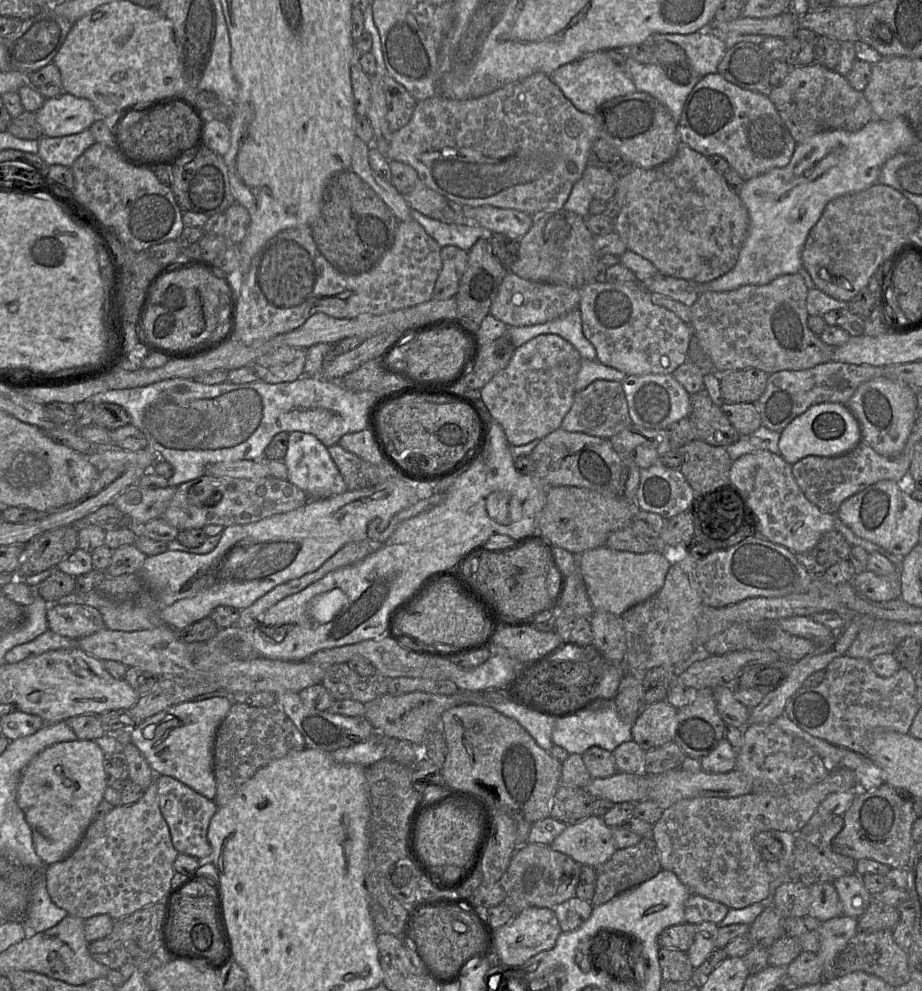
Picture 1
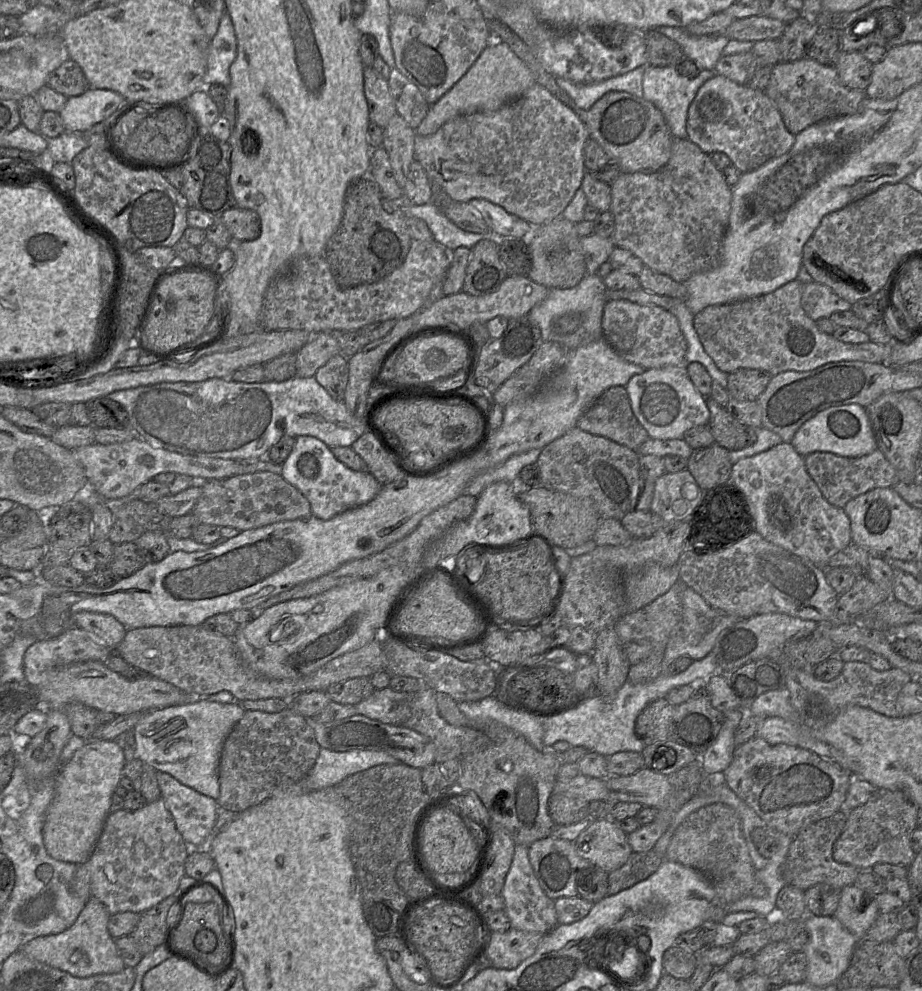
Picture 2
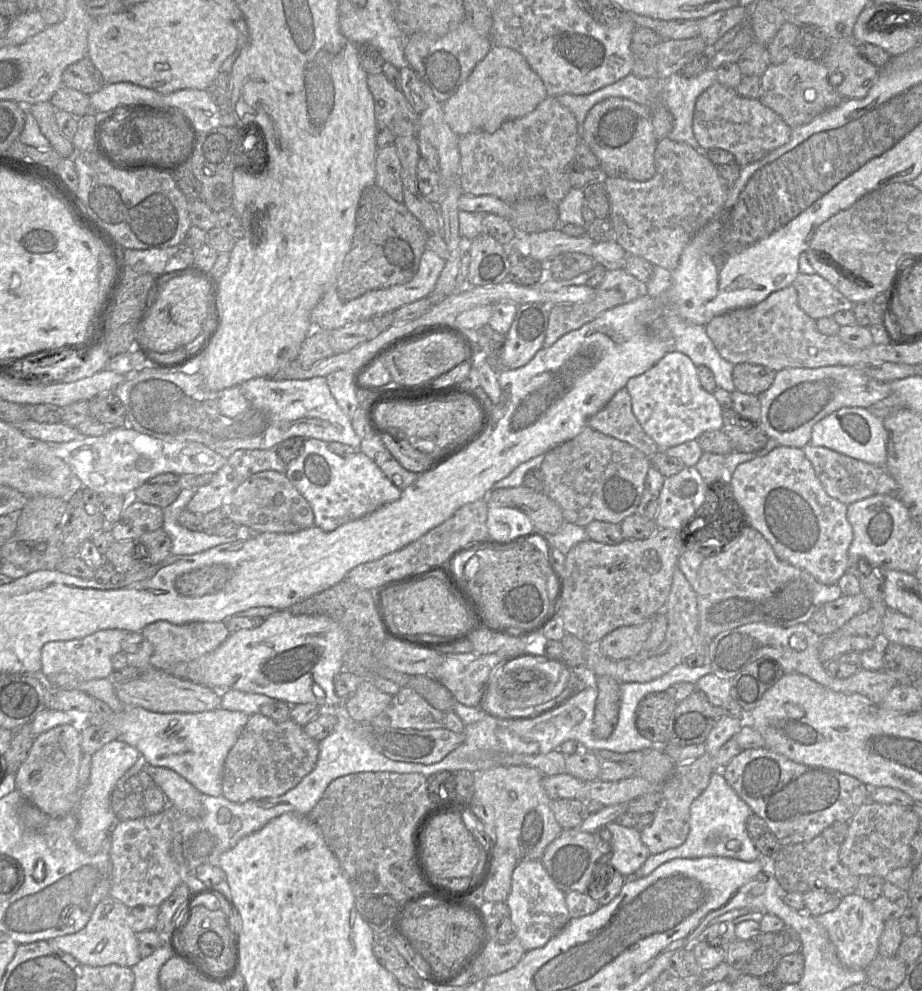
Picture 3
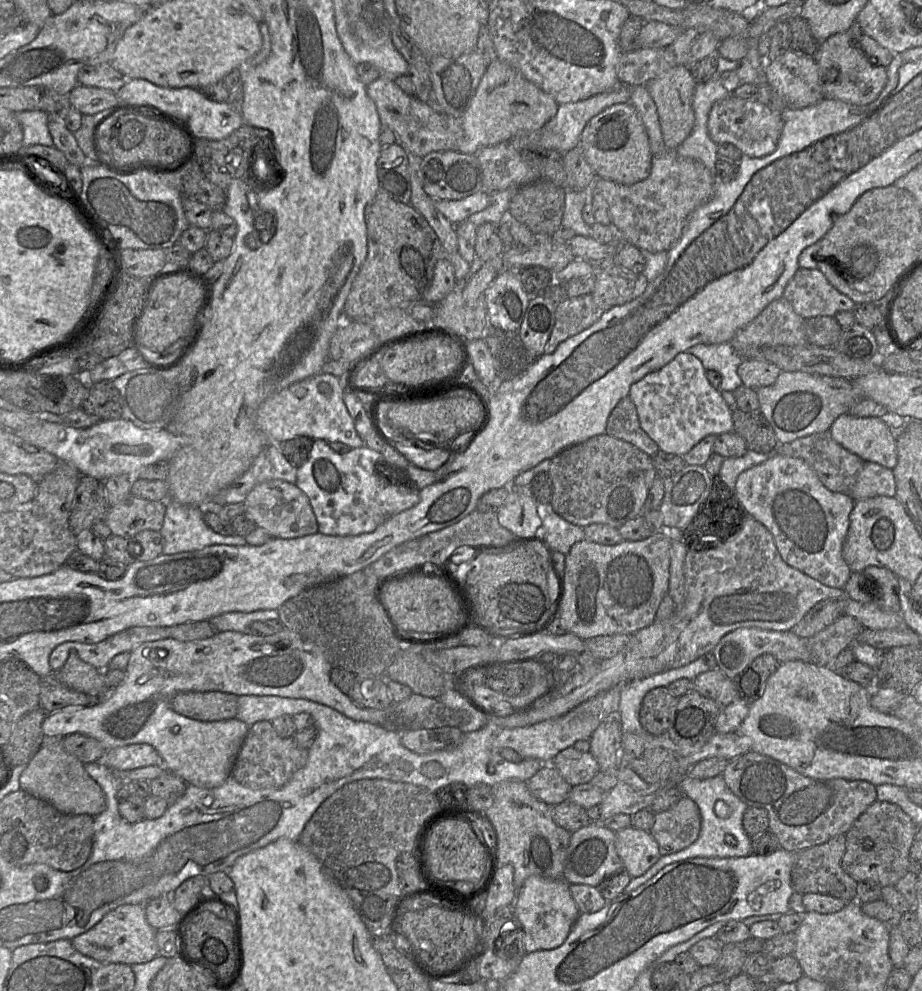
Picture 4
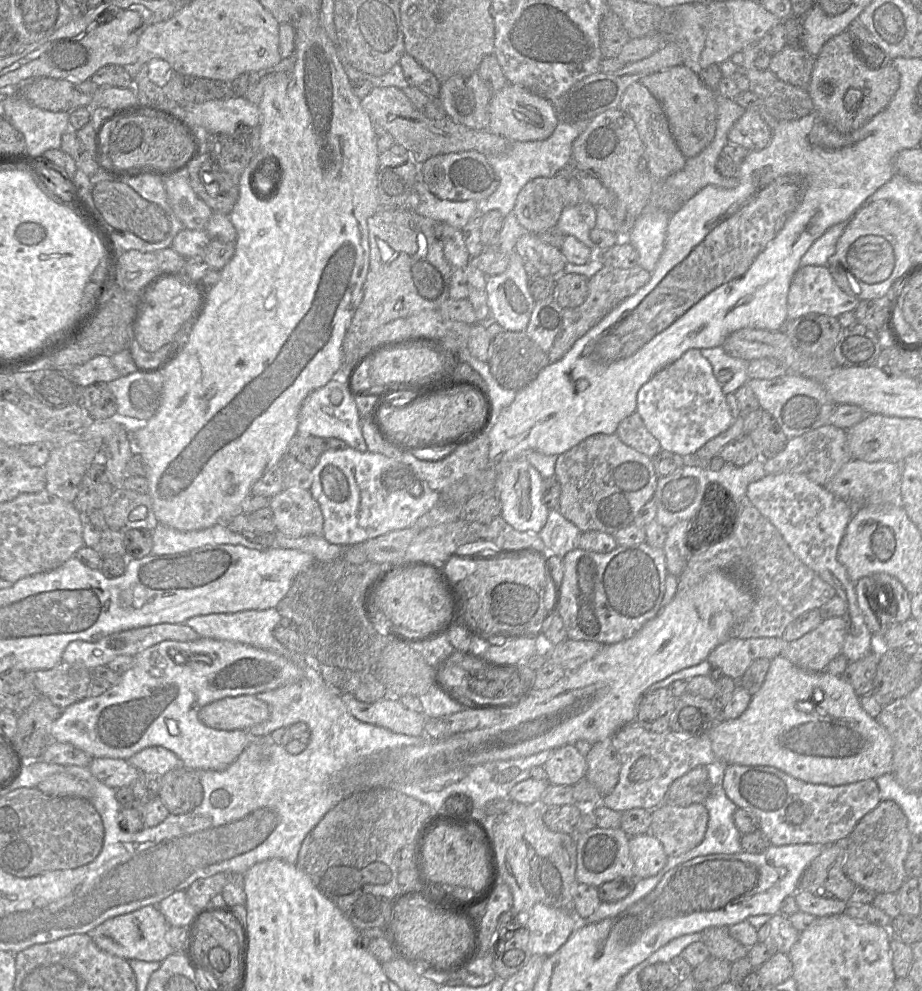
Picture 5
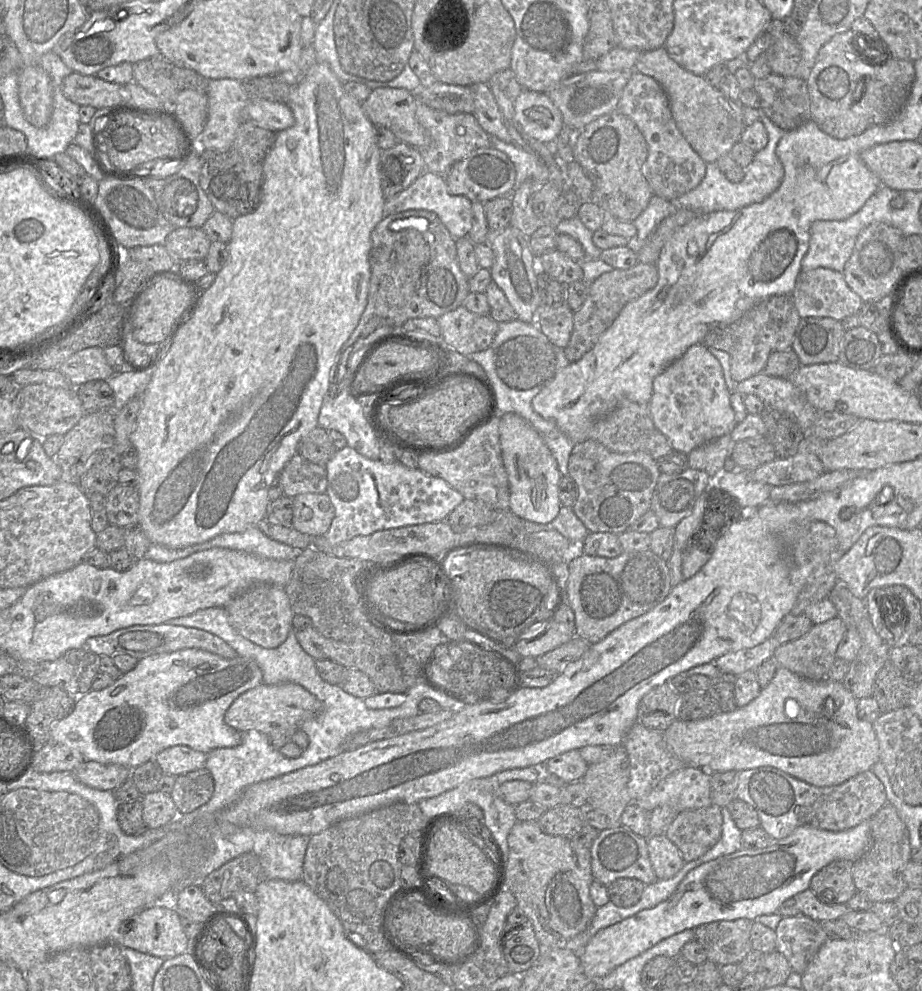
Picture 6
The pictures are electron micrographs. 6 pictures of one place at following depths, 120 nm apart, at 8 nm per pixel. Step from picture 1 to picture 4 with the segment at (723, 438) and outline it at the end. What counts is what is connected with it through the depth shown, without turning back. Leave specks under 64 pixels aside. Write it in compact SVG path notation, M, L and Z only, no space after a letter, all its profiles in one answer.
M736 409L732 412L732 419L733 431L745 440L748 451L768 453L780 445L771 424L760 411Z

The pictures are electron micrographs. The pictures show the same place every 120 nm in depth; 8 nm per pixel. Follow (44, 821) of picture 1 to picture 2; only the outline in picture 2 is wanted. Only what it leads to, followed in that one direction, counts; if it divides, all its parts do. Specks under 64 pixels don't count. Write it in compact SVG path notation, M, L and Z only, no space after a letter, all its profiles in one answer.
M87 740L61 765L55 775L55 793L43 826L43 842L50 857L74 864L89 859L110 814L111 797L119 785L125 763L118 741Z

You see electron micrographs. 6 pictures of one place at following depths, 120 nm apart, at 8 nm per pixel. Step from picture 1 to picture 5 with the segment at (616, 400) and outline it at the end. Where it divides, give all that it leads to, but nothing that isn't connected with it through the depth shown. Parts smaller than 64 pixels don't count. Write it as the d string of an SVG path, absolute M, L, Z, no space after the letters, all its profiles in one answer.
M637 411L619 423L616 434L626 445L649 458L653 458L661 450L660 442L647 430Z

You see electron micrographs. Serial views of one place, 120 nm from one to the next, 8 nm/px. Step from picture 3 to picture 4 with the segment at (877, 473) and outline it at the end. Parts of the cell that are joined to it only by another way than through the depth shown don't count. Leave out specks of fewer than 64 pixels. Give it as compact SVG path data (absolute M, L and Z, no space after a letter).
M829 431L799 438L791 443L780 444L778 446L778 455L803 460L815 471L821 483L828 490L845 494L849 494L865 463L859 457L838 444L831 437Z

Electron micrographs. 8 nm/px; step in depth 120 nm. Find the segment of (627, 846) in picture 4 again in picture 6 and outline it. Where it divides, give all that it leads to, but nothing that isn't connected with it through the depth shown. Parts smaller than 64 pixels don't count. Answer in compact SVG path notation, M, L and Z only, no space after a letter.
M665 835L650 836L647 850L658 880L675 876L685 864L678 848Z

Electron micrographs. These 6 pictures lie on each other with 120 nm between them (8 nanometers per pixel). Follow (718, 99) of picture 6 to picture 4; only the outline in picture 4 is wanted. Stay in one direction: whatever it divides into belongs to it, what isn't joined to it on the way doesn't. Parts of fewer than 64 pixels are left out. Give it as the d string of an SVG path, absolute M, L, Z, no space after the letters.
M675 66L644 85L655 102L662 137L666 147L670 150L676 150L690 135L695 125L692 100L696 85L697 82L691 75L689 67L684 66Z

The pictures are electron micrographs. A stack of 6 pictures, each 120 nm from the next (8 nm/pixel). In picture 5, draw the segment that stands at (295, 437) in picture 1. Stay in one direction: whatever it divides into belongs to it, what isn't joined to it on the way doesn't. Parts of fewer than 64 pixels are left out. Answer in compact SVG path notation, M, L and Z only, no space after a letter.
M348 446L343 450L326 448L311 472L313 482L309 491L318 502L323 515L322 535L328 542L341 546L352 546L413 526L419 517L436 504L440 493L431 490L401 460L394 460L380 452L360 452Z

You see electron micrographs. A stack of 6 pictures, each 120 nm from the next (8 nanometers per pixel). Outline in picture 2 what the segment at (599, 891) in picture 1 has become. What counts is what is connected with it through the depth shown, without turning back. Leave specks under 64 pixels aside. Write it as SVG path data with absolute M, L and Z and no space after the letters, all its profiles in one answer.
M652 849L646 852L632 852L620 868L609 872L607 894L614 895L645 880L663 861L664 857L660 857Z

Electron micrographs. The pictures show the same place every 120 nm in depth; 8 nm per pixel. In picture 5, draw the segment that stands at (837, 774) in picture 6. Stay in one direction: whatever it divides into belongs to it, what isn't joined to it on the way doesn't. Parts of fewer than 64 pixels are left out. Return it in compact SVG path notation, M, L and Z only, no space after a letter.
M782 654L773 658L760 690L754 694L747 709L738 717L731 720L720 720L708 732L712 750L724 766L744 765L744 766L771 766L777 768L788 775L811 784L823 784L829 786L839 786L850 784L867 779L876 779L881 775L892 773L893 762L893 741L887 730L878 721L871 717L861 706L860 696L854 688L841 676L830 674L827 670L813 672L801 669L790 662Z

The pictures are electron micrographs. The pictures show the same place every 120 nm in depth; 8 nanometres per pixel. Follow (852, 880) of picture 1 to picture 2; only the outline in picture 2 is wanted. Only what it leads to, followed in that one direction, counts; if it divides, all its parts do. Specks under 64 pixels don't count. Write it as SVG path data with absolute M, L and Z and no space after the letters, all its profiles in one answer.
M854 884L841 889L839 904L833 916L860 942L879 913L876 897L868 895Z

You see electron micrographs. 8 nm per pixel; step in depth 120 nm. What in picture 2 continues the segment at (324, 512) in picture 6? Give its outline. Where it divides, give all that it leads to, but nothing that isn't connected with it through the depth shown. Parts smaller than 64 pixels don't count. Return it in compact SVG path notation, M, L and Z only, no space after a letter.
M263 471L226 479L208 479L200 487L201 495L190 513L200 524L245 531L312 515L307 498L278 473Z

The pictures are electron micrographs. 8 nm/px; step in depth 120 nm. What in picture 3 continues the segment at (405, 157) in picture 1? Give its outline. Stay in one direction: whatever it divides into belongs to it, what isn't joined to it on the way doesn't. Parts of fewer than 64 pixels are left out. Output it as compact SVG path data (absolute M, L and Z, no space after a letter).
M548 96L527 115L505 121L493 133L459 136L460 187L465 195L489 195L510 204L543 197L559 205L571 190L570 172L580 128L573 113Z

